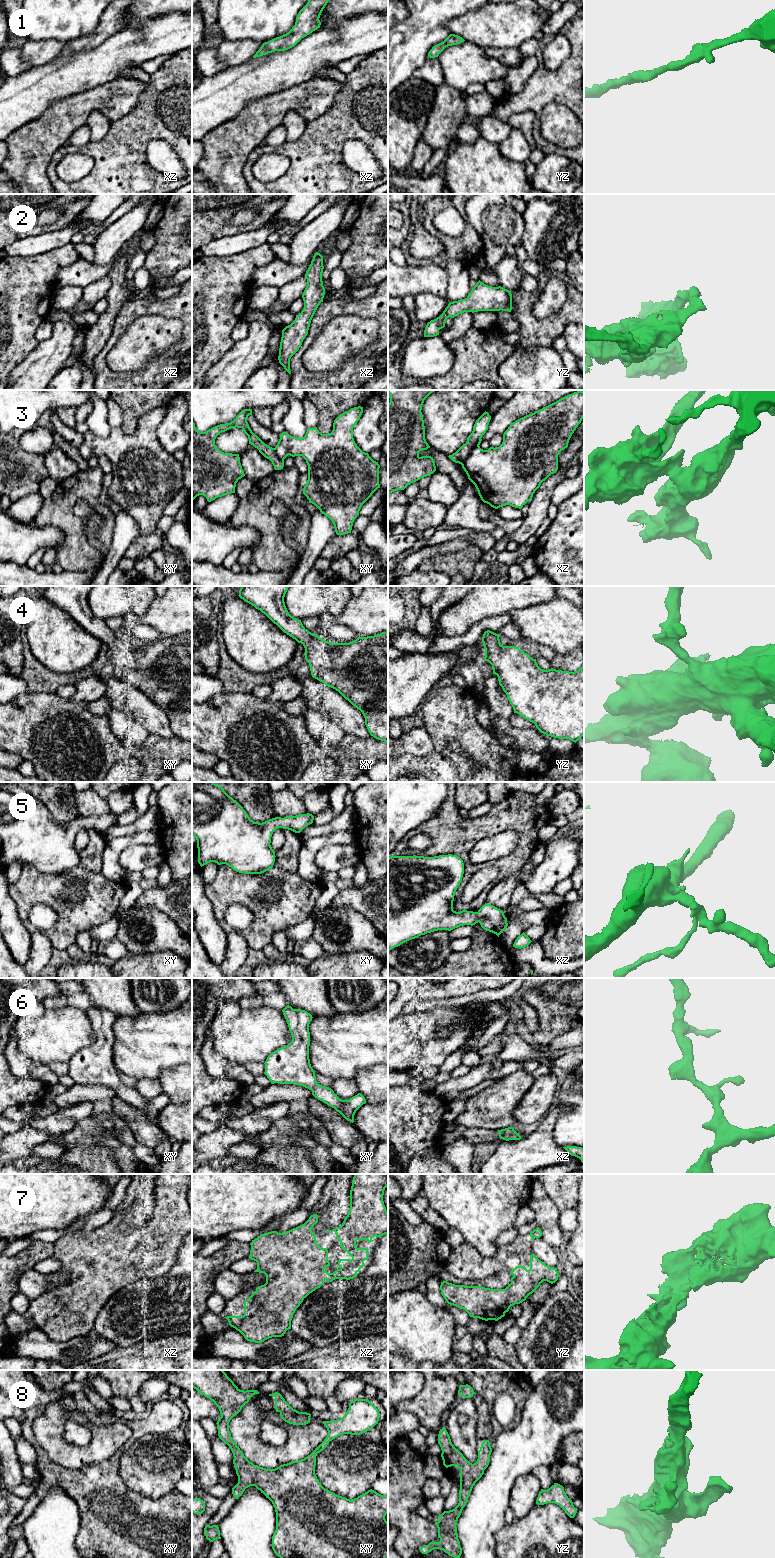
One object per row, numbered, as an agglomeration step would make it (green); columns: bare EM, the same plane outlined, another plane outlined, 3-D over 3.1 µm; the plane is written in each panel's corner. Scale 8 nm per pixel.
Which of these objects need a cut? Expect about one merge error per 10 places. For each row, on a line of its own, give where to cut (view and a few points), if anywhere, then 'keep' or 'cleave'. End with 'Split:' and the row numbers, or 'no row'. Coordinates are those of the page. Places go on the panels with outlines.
1: no cut | keep
2: no cut | keep
3: xz (478, 445), (461, 464) | cleave
4: no cut | keep
5: no cut | keep
6: no cut | keep
7: no cut | keep
8: no cut | keep
Split: 3

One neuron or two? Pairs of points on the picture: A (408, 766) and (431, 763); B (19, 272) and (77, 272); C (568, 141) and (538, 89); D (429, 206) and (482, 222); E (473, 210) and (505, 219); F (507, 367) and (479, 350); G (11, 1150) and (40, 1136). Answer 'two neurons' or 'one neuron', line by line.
A: one neuron
B: two neurons
C: two neurons
D: two neurons
E: one neuron
F: two neurons
G: one neuron

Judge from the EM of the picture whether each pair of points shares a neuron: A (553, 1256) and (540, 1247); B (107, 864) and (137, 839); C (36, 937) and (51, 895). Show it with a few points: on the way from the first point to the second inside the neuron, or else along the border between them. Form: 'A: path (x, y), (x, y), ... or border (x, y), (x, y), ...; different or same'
A: path (550, 1256), (543, 1250); same
B: path (111, 855), (128, 840); same
C: border (43, 931), (54, 948); different

